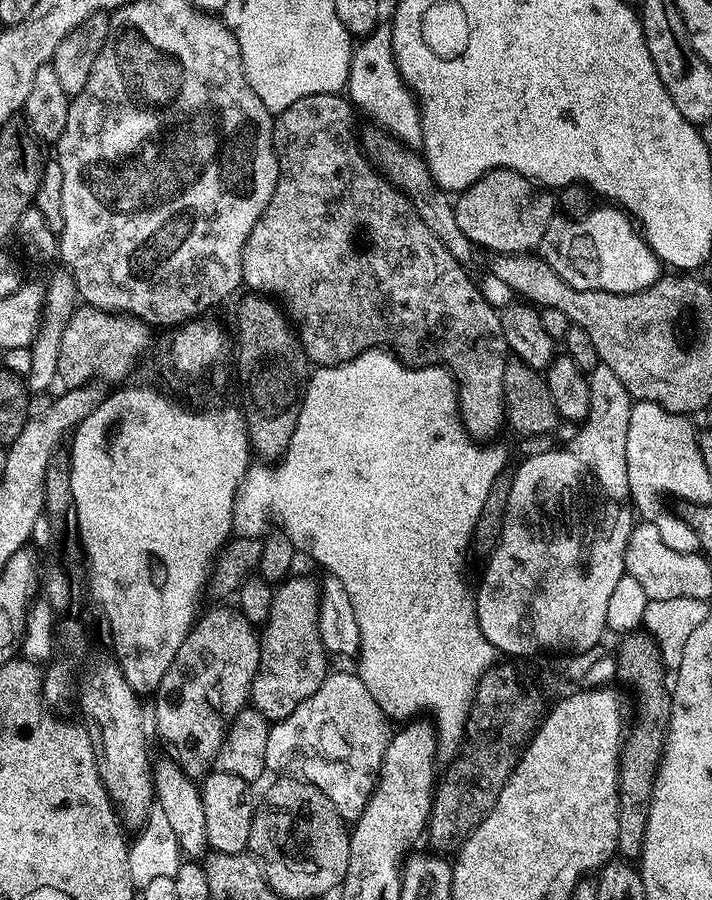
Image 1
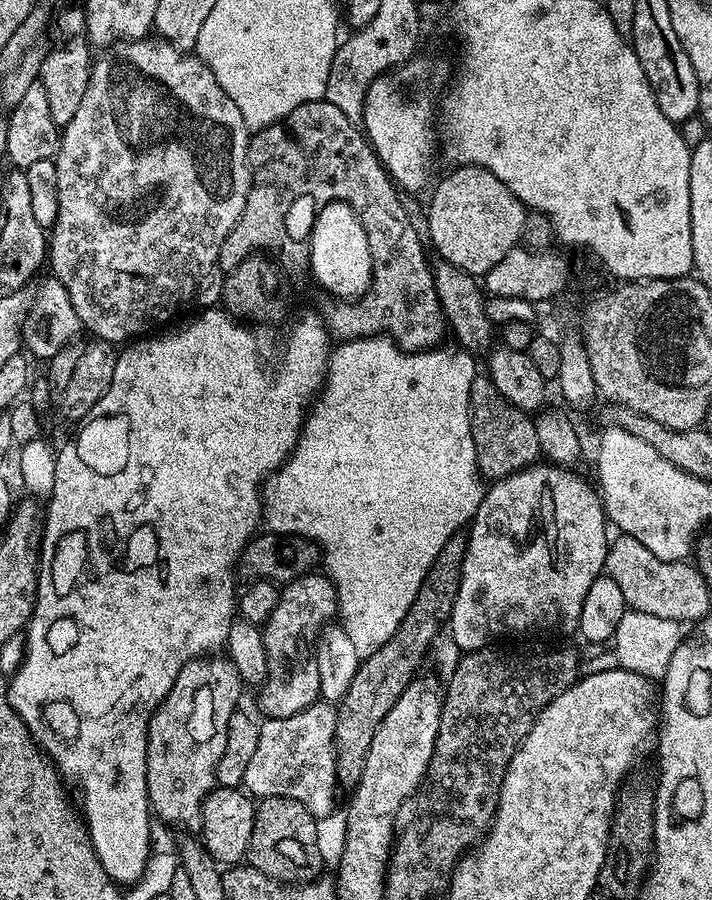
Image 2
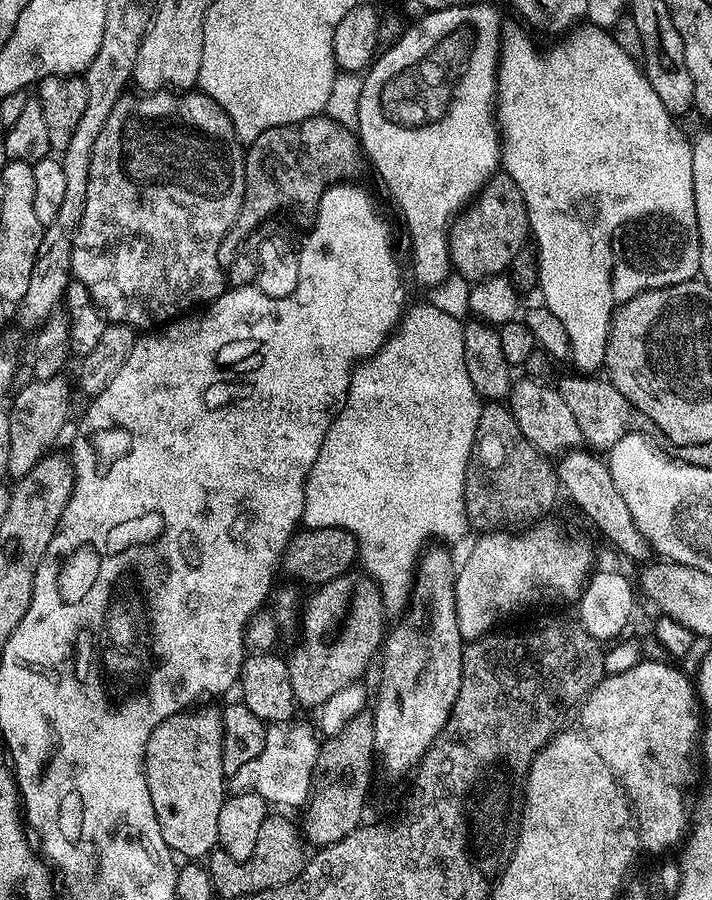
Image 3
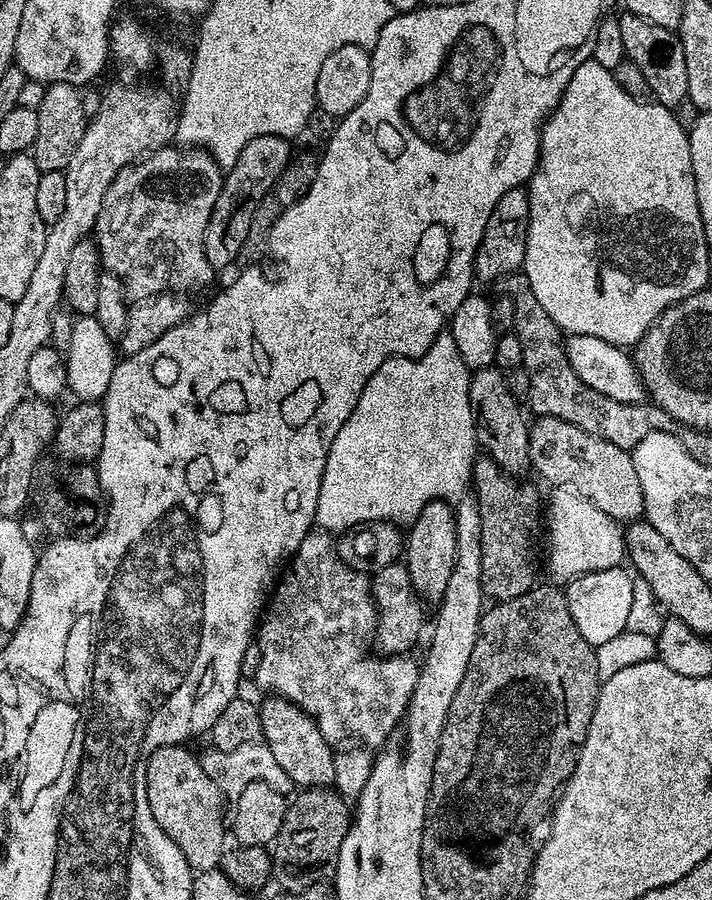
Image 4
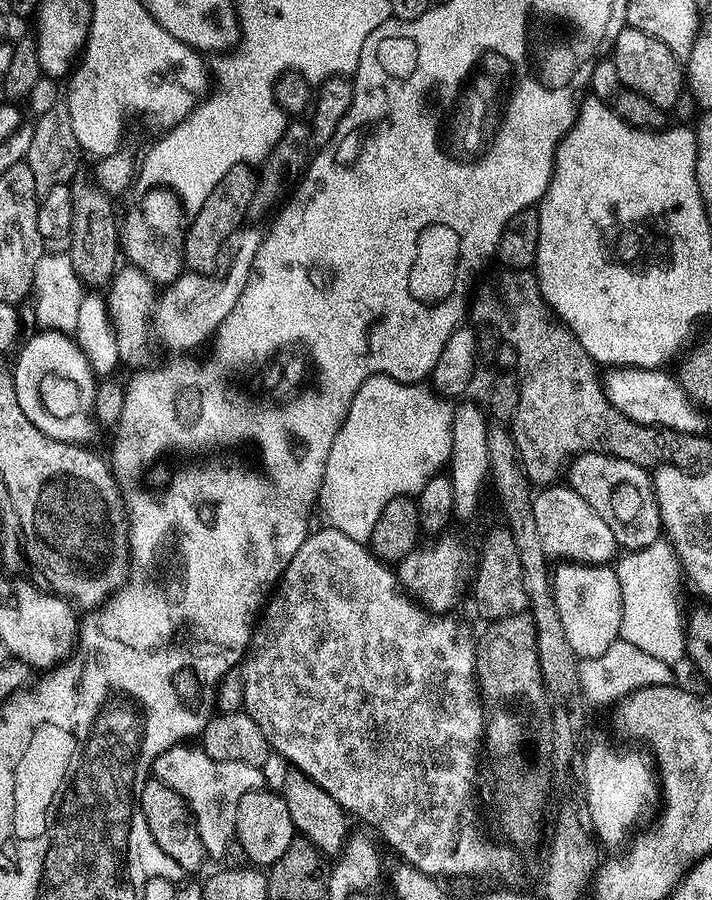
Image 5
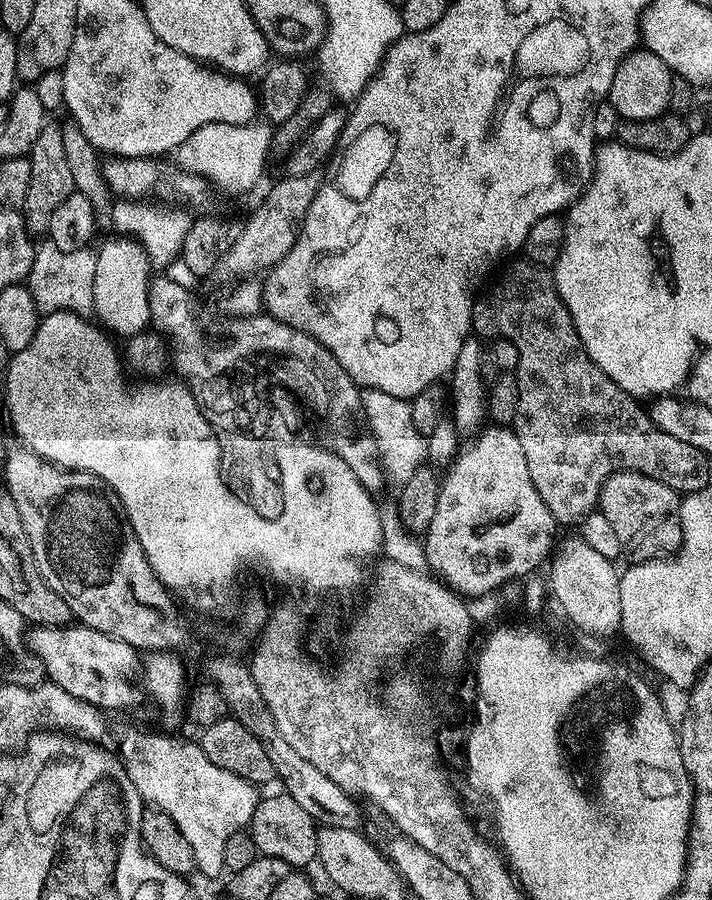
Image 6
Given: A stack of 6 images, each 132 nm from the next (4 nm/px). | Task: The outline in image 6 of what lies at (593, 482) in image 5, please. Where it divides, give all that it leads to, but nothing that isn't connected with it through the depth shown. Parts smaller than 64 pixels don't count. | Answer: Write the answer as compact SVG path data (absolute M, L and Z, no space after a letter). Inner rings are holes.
M619 471L608 476L600 488L598 512L604 515L611 528L618 534L623 551L632 555L633 561L658 560L671 556L680 546L680 525L682 523L682 500L670 486L654 478L644 476L641 472Z

